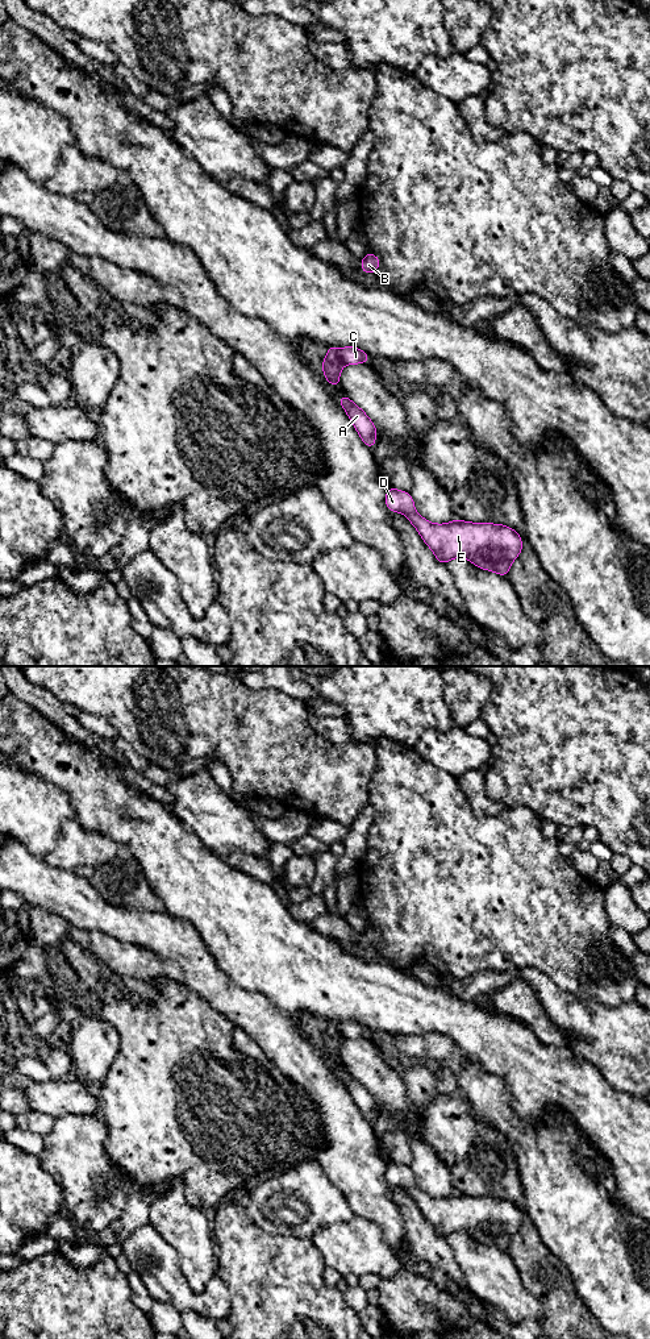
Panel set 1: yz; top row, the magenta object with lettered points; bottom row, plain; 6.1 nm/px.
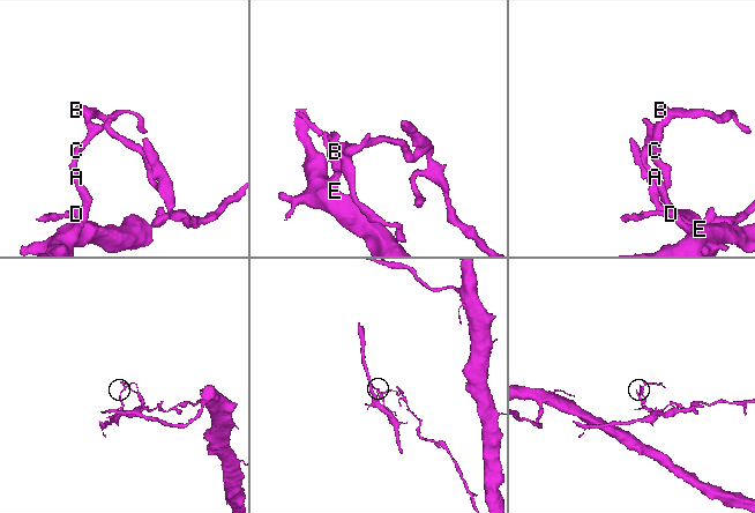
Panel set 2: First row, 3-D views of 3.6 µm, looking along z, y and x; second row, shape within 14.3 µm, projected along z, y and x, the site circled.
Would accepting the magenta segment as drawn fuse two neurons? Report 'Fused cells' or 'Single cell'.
Fused cells

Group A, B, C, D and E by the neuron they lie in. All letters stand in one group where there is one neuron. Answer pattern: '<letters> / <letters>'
A D E / B C

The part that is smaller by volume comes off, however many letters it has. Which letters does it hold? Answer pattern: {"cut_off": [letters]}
{"cut_off": ["A", "D", "E"]}

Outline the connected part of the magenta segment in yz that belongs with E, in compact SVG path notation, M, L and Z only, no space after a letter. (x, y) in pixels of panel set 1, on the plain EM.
M389 1160L384 1177L391 1186L401 1186L408 1192L443 1239L455 1231L466 1231L476 1242L507 1251L512 1235L521 1227L524 1217L518 1206L507 1199L458 1193L447 1198L433 1198L416 1186L409 1167Z

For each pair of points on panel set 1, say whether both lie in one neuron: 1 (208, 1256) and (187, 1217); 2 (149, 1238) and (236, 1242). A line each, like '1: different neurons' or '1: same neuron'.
1: same neuron
2: different neurons

